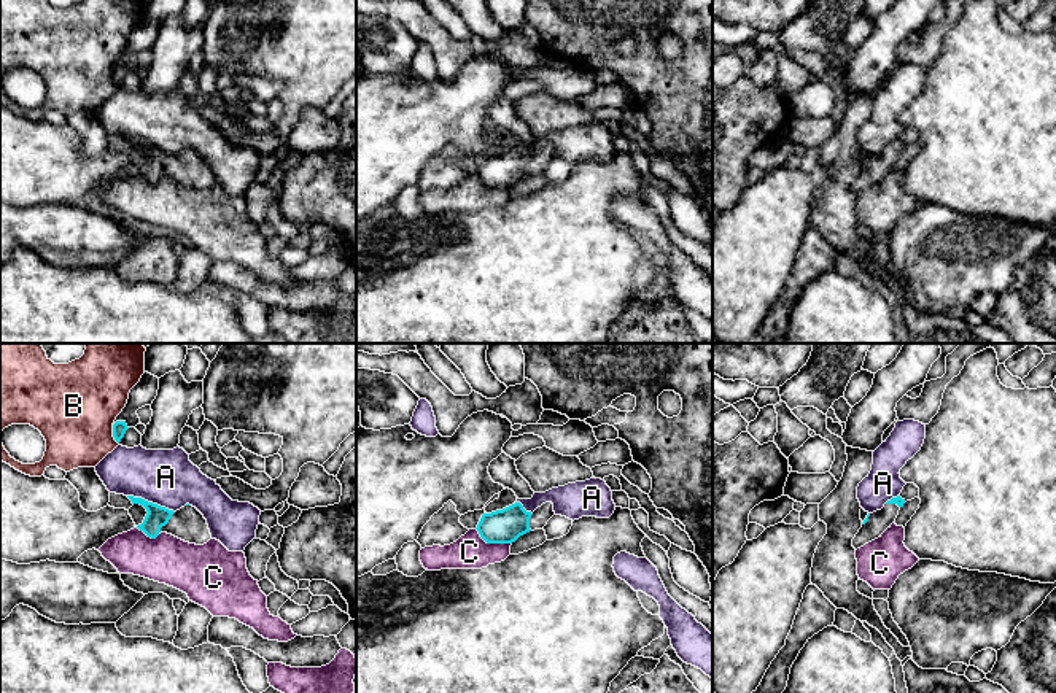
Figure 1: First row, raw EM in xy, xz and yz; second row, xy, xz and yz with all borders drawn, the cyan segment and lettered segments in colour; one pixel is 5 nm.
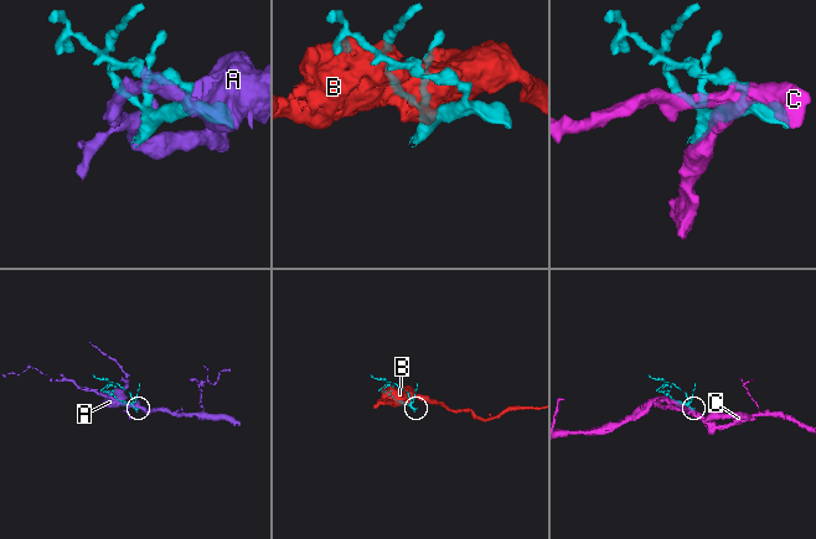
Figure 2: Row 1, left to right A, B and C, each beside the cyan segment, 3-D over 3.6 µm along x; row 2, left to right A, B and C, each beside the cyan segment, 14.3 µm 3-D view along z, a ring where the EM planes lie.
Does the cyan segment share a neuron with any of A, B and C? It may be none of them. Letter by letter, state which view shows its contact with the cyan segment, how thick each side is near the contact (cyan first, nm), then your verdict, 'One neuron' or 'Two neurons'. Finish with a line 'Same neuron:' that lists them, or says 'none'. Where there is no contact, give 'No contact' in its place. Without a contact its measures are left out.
A: Touches cyan in xy. Thickness 110 nm (cyan) against 280 nm. Two neurons
B: Touches cyan in xy. Thickness 70 nm (cyan) against 440 nm. Two neurons
C: Touches cyan in xz. Thickness 180 nm (cyan) against 180 nm. Two neurons
Same neuron: none

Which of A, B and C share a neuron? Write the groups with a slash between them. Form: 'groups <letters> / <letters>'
groups A / B / C

